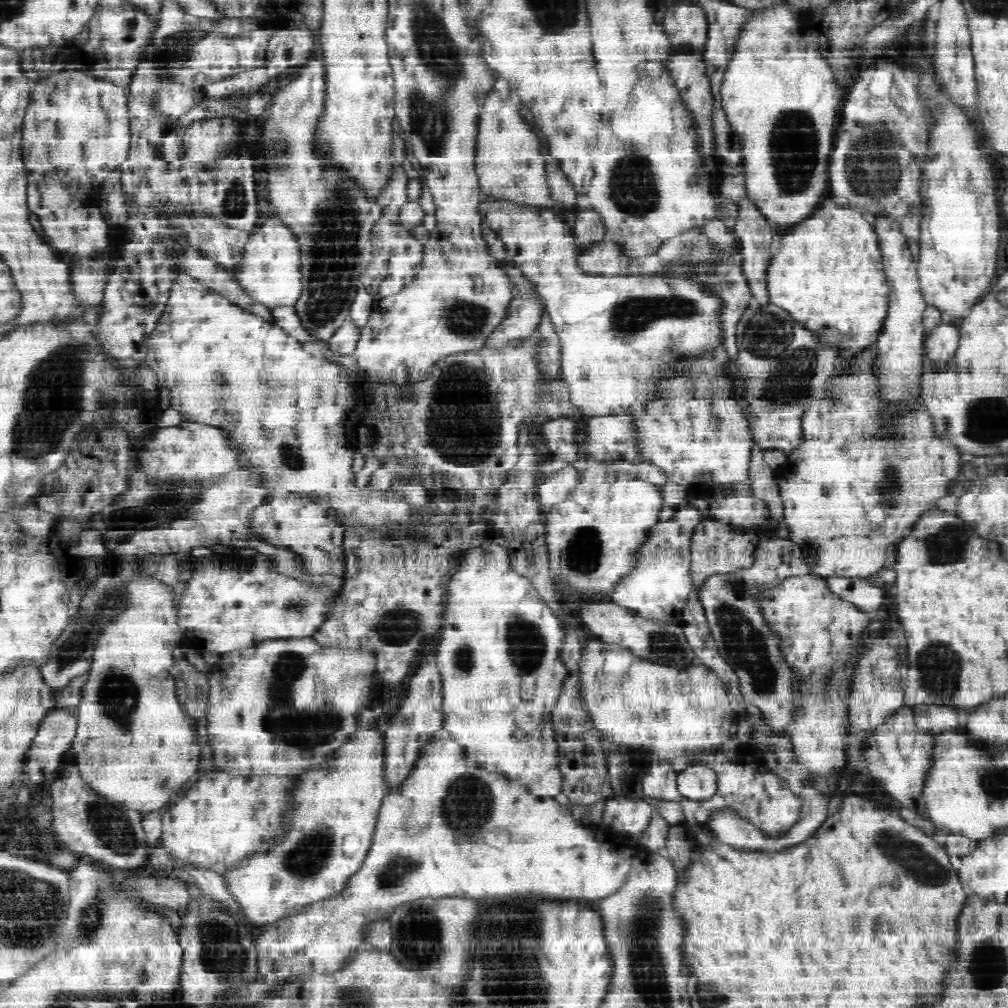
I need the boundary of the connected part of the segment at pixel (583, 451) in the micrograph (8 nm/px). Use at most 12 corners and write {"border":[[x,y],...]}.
{"border":[[634,414],[577,422],[577,458],[649,462]]}

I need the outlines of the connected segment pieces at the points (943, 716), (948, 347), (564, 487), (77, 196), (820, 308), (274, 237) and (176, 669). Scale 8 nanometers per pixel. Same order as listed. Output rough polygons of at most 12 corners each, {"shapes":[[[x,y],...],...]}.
{"shapes":[[[948,706],[910,708],[916,731],[942,734],[958,726]],[[958,322],[940,323],[925,340],[930,360],[957,353]],[[572,465],[545,476],[535,489],[542,507],[550,508],[574,488]],[[63,70],[23,116],[27,206],[50,246],[102,258],[82,184],[127,159],[128,94]],[[824,202],[786,234],[772,305],[843,375],[890,304],[879,234]],[[276,218],[232,272],[250,300],[295,308],[303,288],[296,238]],[[180,655],[168,671],[194,718],[208,706],[209,677]]]}

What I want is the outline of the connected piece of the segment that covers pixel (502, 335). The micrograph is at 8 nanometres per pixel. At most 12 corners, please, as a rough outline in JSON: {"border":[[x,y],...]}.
{"border":[[518,268],[506,270],[515,284],[508,318],[486,346],[537,330],[546,303]]}

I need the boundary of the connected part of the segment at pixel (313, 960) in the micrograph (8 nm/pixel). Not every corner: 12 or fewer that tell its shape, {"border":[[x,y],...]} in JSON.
{"border":[[441,729],[341,894],[258,926],[258,1002],[417,898],[606,898],[638,838]]}

